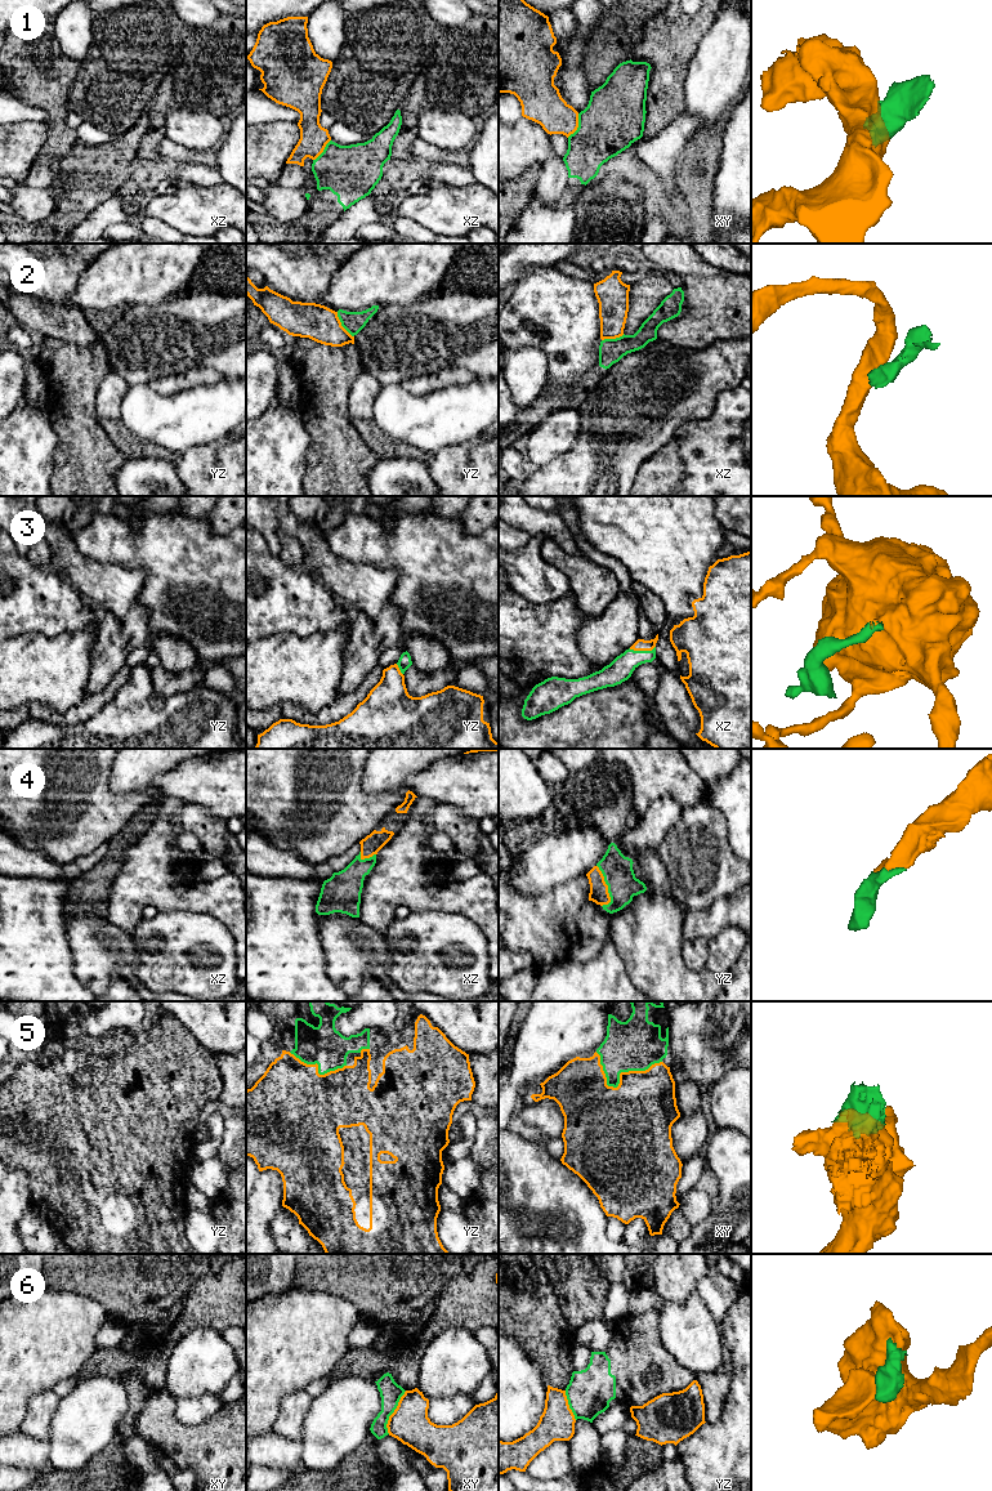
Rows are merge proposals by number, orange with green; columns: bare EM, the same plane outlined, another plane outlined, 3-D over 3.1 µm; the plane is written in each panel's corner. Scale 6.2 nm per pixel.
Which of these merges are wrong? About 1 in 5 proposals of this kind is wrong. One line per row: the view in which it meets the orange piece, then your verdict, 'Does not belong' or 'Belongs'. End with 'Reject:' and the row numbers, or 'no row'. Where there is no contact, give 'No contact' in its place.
1: Touches orange in xy. Does not belong
2: Touches orange in yz. Does not belong
3: Touches orange in xz. Belongs
4: Touches orange in yz. Belongs
5: Touches orange in xy. Belongs
6: Touches orange in xy. Does not belong
Reject: 1, 2, 6

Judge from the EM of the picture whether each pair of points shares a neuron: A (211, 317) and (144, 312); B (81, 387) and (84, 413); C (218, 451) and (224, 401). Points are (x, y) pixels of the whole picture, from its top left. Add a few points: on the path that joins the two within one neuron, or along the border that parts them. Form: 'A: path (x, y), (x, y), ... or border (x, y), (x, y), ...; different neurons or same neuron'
A: path (195, 317), (161, 317); same neuron
B: path (81, 393), (81, 406); same neuron
C: border (232, 433), (190, 447); different neurons

